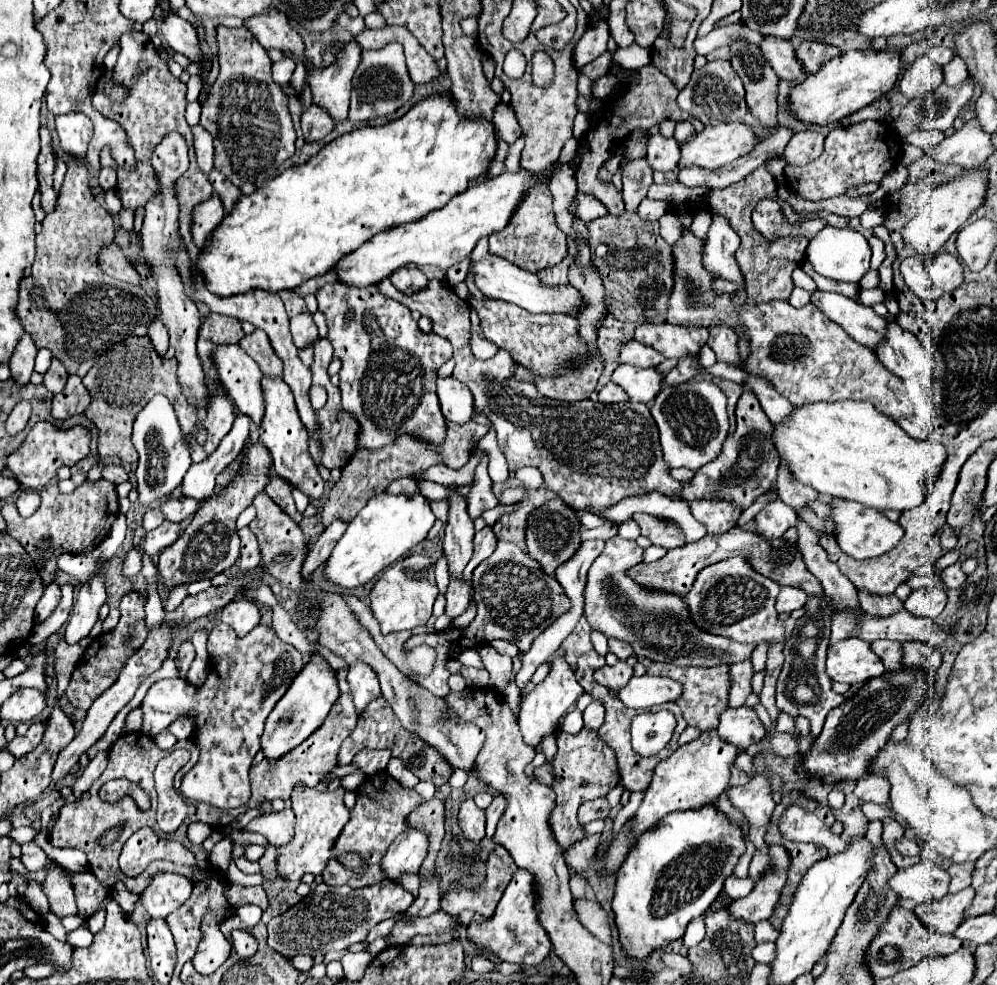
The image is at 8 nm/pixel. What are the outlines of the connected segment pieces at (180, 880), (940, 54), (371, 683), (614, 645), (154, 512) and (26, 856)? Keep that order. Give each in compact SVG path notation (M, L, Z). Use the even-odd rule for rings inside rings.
M158 873L152 883L140 893L144 909L154 919L164 919L176 911L192 893L192 881L176 873Z
M932 45L930 49L928 49L928 55L932 57L932 61L936 63L936 65L946 65L952 57L954 57L954 53L952 53L952 49L948 49L948 47L944 47L944 45Z
M354 663L354 665L350 665L350 671L348 671L348 683L350 683L352 697L354 697L356 713L360 717L364 713L364 709L368 707L368 703L372 699L380 697L378 677L376 677L376 673L368 665Z
M608 639L608 645L610 645L610 651L612 651L614 655L618 655L620 659L626 659L628 655L634 655L634 649L632 649L632 645L628 645L628 643L624 643L624 641Z
M156 507L156 509L148 509L148 511L144 513L142 527L144 527L146 531L152 531L152 529L156 529L162 521L164 521L164 515L160 513L160 509L158 509L158 507Z
M34 841L22 845L22 863L26 869L32 869L32 871L40 871L50 865L46 853Z

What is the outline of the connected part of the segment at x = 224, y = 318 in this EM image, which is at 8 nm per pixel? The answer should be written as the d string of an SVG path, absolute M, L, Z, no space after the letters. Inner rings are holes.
M210 313L198 331L198 355L204 363L204 373L208 373L210 379L216 379L216 369L210 359L212 345L214 343L238 343L244 337L244 331L240 327L240 321L228 315Z

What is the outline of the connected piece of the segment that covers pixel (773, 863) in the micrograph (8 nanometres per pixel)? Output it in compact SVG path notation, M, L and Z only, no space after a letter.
M768 845L770 865L768 871L754 883L754 889L744 899L736 899L730 903L730 913L748 923L758 923L768 919L780 899L780 891L788 879L790 857L782 845Z

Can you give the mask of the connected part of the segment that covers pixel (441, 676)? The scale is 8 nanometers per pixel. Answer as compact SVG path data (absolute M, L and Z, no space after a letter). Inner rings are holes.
M498 541L496 551L482 561L474 569L472 577L472 587L474 593L472 597L476 599L478 605L478 615L468 627L452 627L446 631L436 631L430 635L412 635L406 645L416 647L416 645L430 645L438 651L436 657L436 669L428 677L416 677L414 681L420 683L424 689L434 693L436 697L444 697L450 693L448 689L448 669L446 663L460 653L468 649L478 649L484 643L490 643L494 639L506 639L512 641L522 653L526 653L532 645L532 641L562 613L570 609L570 599L566 597L562 585L546 575L540 569L538 561L532 561L526 551L522 551L518 545L508 543L508 541Z

